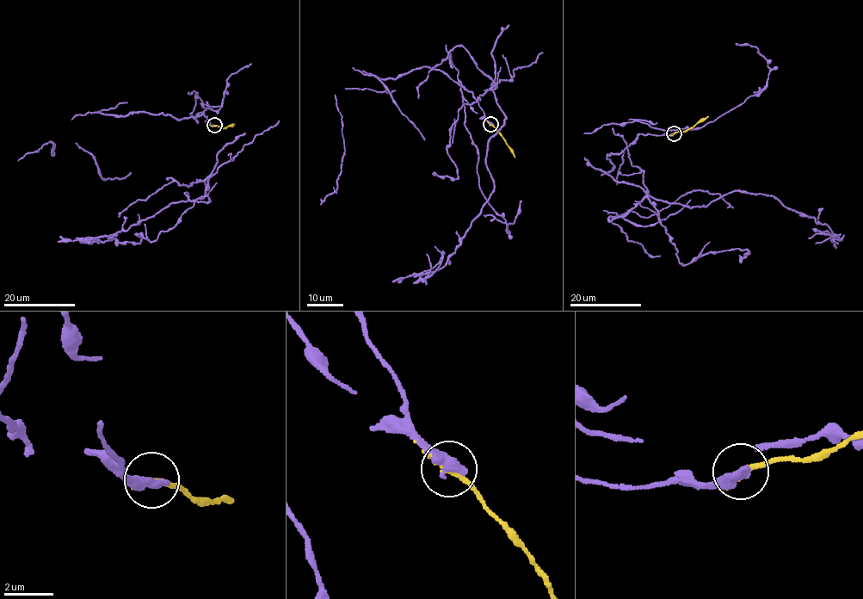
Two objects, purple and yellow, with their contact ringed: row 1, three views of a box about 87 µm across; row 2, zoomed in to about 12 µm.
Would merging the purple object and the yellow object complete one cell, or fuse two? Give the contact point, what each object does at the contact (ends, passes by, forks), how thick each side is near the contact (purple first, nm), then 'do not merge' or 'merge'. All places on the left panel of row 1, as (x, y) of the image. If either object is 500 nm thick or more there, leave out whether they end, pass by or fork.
at (214, 125); 500 nm thick on the purple side, 200 nm on the other; do not merge

